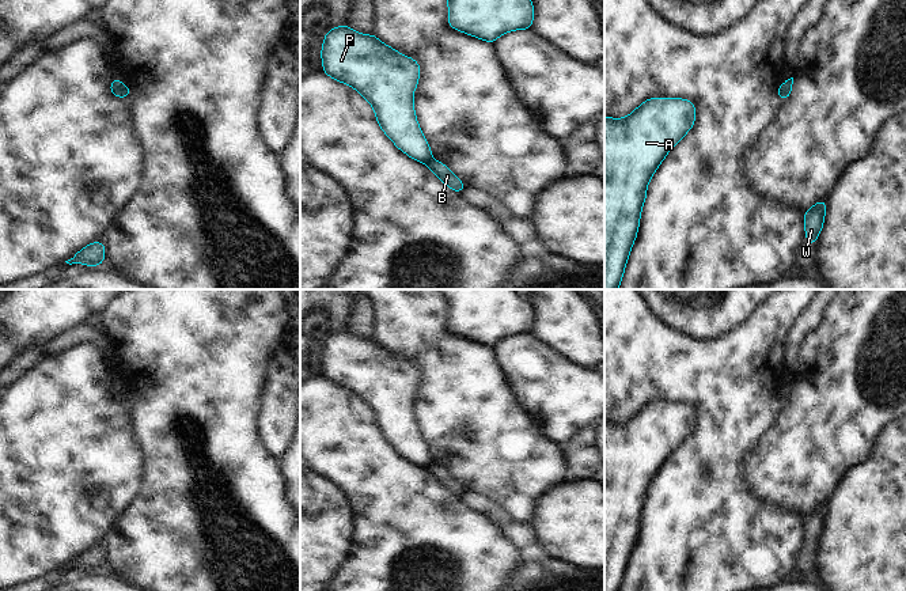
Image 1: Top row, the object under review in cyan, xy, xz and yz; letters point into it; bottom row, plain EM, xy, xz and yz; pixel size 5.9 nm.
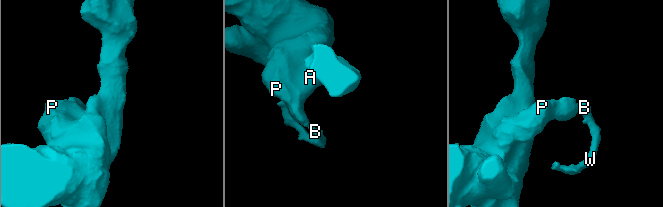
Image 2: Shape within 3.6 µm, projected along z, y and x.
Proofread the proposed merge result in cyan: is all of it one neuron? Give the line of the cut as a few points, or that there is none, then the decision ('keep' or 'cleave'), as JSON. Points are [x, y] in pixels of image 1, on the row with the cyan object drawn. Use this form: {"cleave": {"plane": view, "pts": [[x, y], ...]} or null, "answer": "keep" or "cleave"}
{"cleave": {"plane": "xz", "pts": [[431, 158], [428, 163]]}, "answer": "cleave"}

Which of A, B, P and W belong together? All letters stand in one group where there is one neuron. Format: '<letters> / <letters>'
A P / B W

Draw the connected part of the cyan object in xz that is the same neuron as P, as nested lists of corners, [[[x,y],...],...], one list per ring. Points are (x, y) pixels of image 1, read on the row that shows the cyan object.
[[[345,24],[331,29],[323,38],[321,50],[322,71],[337,82],[349,84],[361,94],[375,110],[380,129],[412,159],[429,163],[432,151],[425,140],[414,113],[413,94],[418,84],[418,62],[388,48],[375,34],[360,34]]]

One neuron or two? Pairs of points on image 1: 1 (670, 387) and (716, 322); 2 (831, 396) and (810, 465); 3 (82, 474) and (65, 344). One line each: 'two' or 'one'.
1: two
2: one
3: two

